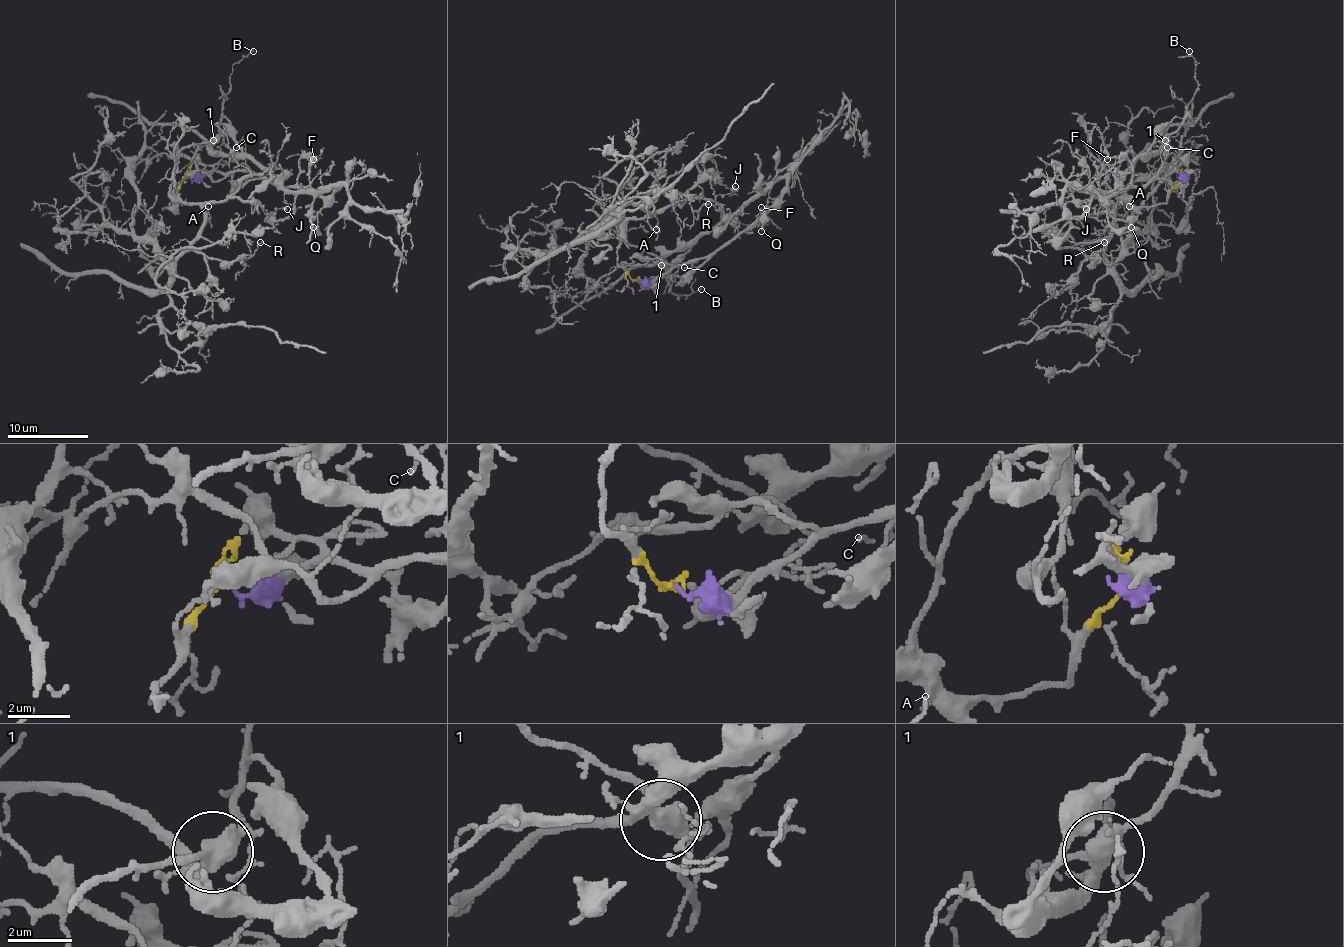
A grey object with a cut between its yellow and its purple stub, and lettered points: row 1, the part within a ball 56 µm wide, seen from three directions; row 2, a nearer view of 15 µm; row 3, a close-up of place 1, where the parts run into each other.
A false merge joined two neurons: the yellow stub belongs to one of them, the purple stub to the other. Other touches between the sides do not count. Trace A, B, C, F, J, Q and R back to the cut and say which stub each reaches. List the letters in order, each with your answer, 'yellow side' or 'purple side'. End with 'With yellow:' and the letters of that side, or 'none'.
A: yellow side
B: yellow side
C: purple side
F: purple side
J: yellow side
Q: purple side
R: yellow side
With yellow: A, B, J, R

